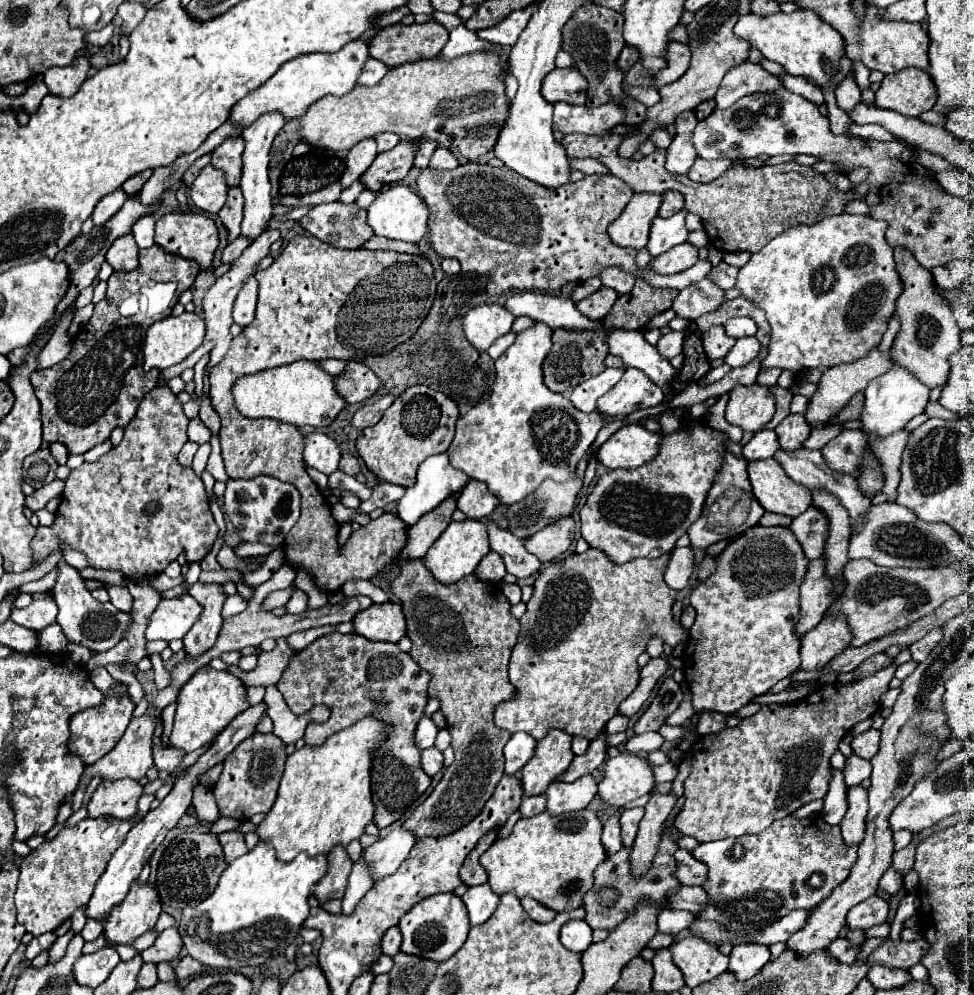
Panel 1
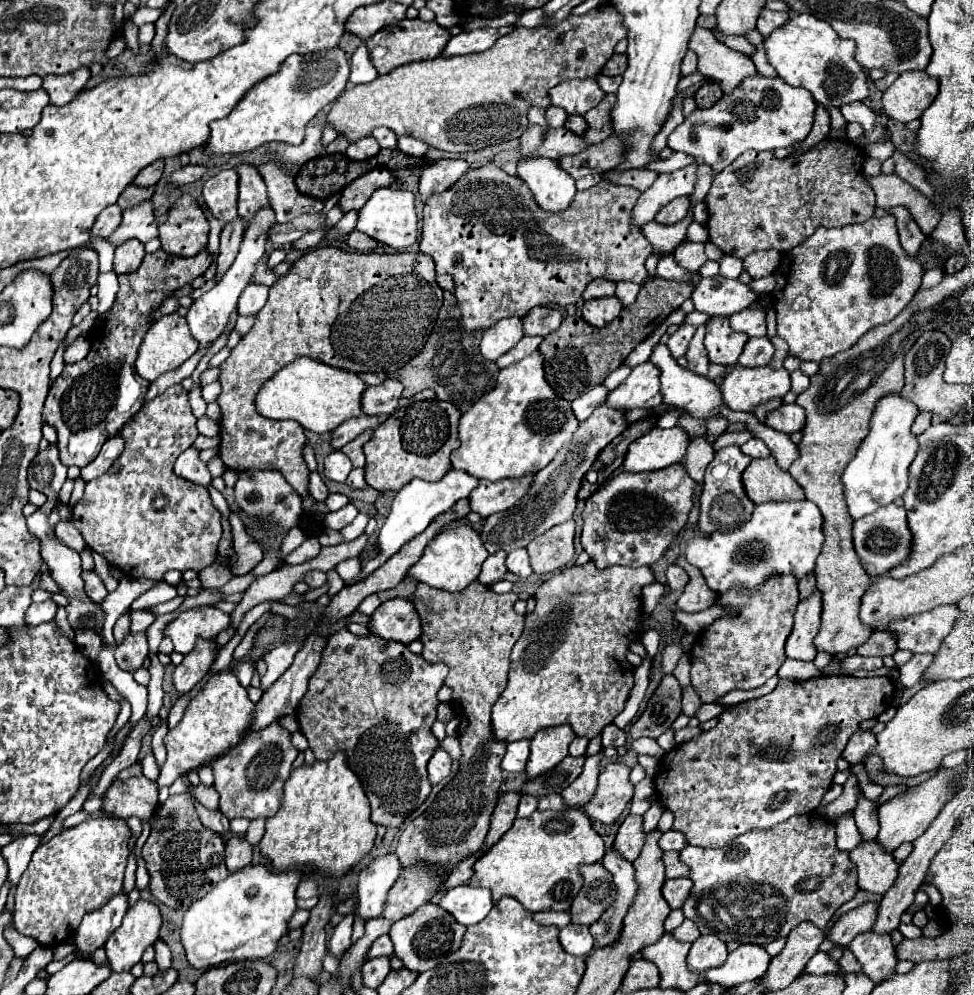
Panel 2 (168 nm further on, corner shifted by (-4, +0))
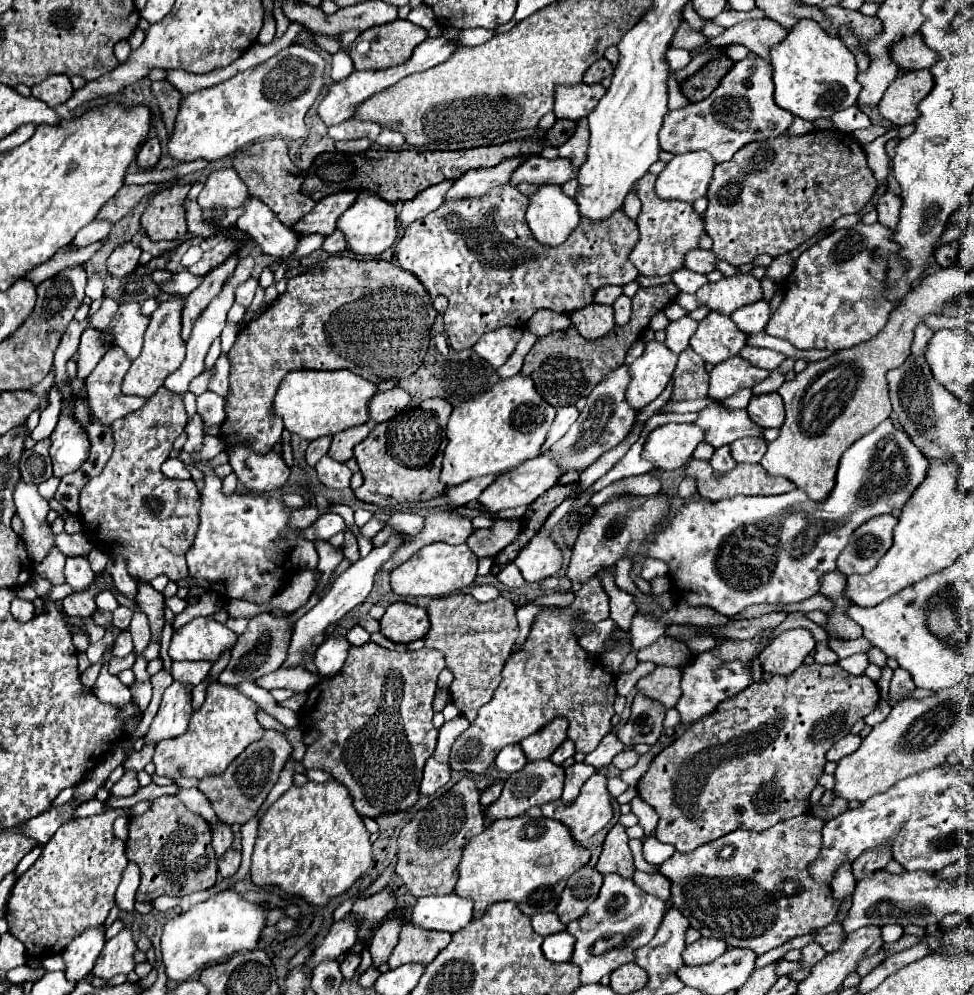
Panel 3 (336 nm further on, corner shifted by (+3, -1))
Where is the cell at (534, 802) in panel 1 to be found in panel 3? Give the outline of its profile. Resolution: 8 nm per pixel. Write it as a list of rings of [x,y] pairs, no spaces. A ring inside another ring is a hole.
[[[593,774],[583,784],[579,796],[571,804],[555,800],[541,806],[541,810],[547,818],[561,820],[571,830],[575,842],[581,844],[597,830],[607,826],[607,822],[613,818],[611,794],[607,792],[607,778],[601,774]]]

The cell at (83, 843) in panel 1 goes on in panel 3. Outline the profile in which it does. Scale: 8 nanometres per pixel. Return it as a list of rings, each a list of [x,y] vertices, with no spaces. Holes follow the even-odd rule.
[[[118,808],[67,822],[43,846],[37,862],[17,878],[5,918],[9,932],[25,944],[29,960],[61,954],[75,936],[87,928],[99,928],[105,922],[115,906],[115,890],[127,866],[125,842],[113,834],[113,822],[128,814],[129,808]]]

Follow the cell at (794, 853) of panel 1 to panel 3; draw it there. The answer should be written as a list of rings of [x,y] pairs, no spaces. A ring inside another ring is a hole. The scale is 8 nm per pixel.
[[[801,814],[779,822],[765,832],[735,830],[719,840],[699,846],[697,850],[685,854],[675,852],[667,862],[659,866],[659,872],[671,882],[673,906],[679,906],[693,928],[701,930],[703,936],[725,940],[731,948],[749,948],[757,956],[761,956],[795,936],[809,934],[811,930],[827,926],[835,920],[835,902],[831,902],[831,888],[819,882],[811,882],[811,874],[807,874],[811,858],[819,854],[821,828],[821,818],[813,814]],[[727,844],[731,844],[735,852],[729,860],[721,860],[719,852]]]

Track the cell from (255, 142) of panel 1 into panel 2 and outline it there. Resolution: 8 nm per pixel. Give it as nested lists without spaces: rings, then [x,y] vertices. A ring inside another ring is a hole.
[[[262,207],[258,209],[258,213],[252,217],[252,221],[248,223],[246,231],[244,231],[244,239],[240,243],[240,251],[238,251],[238,257],[236,261],[232,263],[232,267],[226,271],[226,275],[218,281],[218,285],[210,291],[206,291],[200,299],[196,299],[192,303],[192,307],[188,309],[188,325],[190,325],[190,331],[192,335],[200,341],[200,347],[218,339],[226,327],[226,321],[228,321],[228,313],[232,313],[238,305],[238,297],[240,293],[244,291],[244,287],[250,283],[250,277],[256,269],[256,263],[258,263],[258,257],[262,257],[262,251],[264,251],[264,245],[266,245],[266,237],[268,237],[268,231],[270,227],[276,223],[276,217],[274,217],[274,209],[272,207]]]

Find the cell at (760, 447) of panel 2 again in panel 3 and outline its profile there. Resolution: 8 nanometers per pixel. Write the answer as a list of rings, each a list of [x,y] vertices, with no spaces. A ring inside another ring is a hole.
[[[739,438],[731,444],[731,454],[735,462],[761,462],[767,452],[767,442],[763,438]]]

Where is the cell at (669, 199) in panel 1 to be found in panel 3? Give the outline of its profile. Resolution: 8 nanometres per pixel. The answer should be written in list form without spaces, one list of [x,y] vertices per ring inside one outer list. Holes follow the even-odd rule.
[[[645,174],[637,184],[637,196],[641,198],[641,214],[637,216],[639,242],[629,254],[629,260],[635,264],[641,276],[667,276],[685,266],[685,254],[699,248],[699,238],[705,230],[703,218],[695,214],[689,202],[681,200],[663,200],[655,194],[655,176]]]

